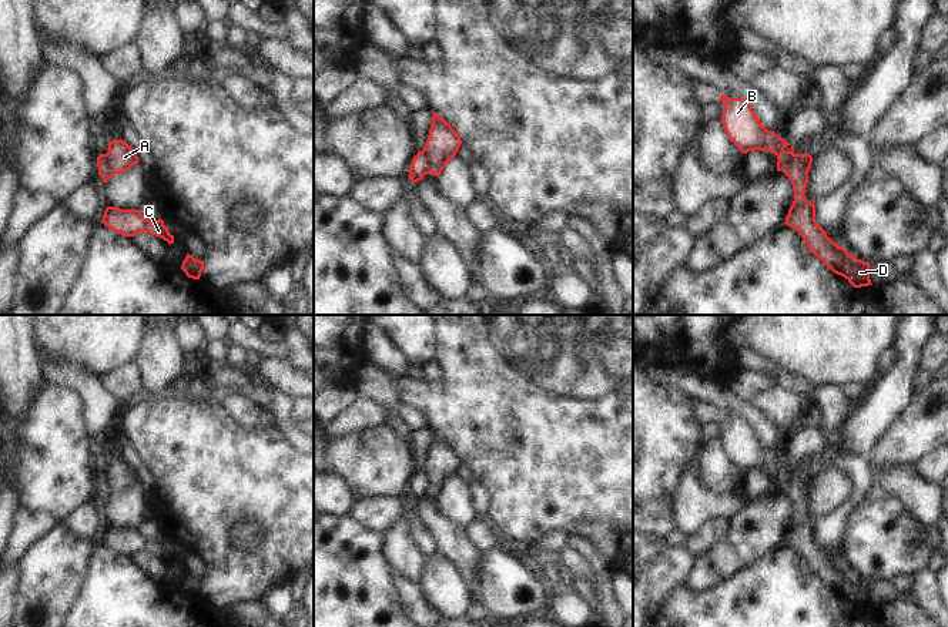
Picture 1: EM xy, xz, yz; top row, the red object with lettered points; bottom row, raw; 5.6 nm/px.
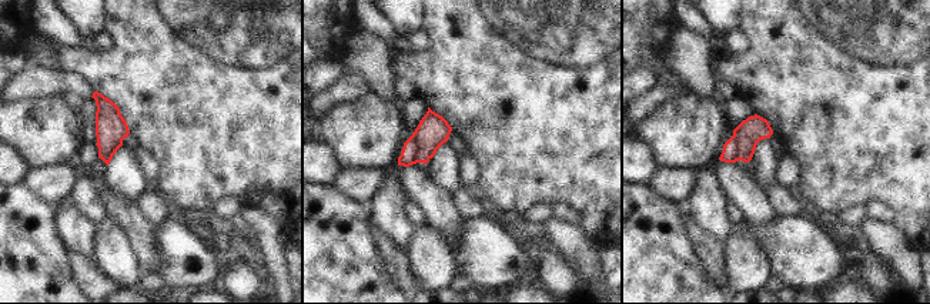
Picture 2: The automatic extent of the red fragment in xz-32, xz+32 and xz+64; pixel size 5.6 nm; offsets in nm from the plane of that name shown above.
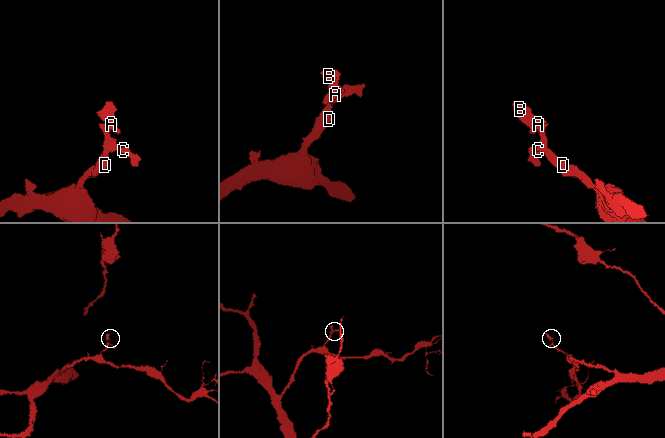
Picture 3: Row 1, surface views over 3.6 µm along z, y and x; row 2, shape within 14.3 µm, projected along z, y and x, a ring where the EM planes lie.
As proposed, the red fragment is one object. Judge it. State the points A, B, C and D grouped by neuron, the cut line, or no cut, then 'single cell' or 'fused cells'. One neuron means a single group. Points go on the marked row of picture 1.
A B / C D; cut in xz along (424, 148), (431, 160), (432, 171); fused cells

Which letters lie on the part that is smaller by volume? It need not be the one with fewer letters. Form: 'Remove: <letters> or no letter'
Remove: A, B

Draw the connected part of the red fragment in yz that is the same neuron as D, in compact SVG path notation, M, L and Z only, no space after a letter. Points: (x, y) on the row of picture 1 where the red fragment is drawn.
M791 154L783 172L790 178L794 201L785 217L785 225L797 229L808 249L818 256L834 274L844 276L854 288L872 285L870 262L850 255L845 248L831 241L815 221L815 205L804 195L813 157L810 154Z

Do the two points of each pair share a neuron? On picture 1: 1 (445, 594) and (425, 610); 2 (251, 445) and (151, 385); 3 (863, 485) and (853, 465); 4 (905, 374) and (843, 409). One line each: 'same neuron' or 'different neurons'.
1: different neurons
2: different neurons
3: same neuron
4: different neurons

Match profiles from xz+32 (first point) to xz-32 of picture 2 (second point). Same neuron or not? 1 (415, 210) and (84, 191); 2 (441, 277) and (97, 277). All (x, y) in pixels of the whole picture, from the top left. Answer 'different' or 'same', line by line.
1: same
2: different

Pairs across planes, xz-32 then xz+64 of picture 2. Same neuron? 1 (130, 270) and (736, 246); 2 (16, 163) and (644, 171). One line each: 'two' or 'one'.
1: one
2: one

